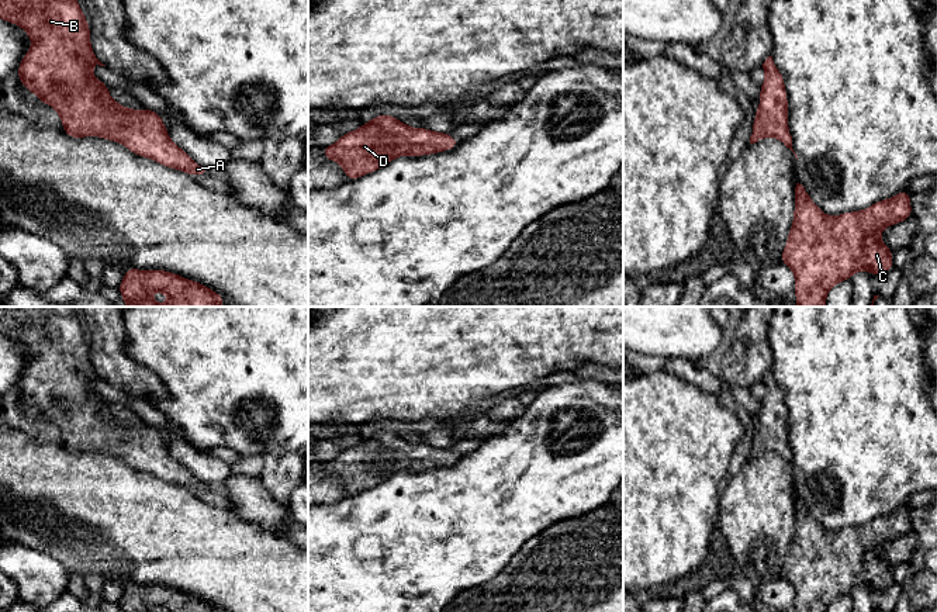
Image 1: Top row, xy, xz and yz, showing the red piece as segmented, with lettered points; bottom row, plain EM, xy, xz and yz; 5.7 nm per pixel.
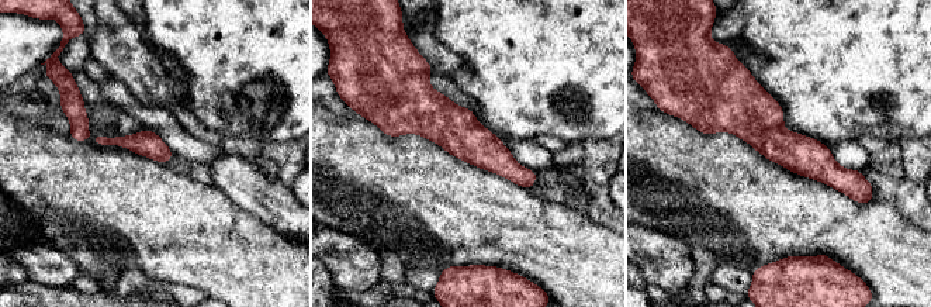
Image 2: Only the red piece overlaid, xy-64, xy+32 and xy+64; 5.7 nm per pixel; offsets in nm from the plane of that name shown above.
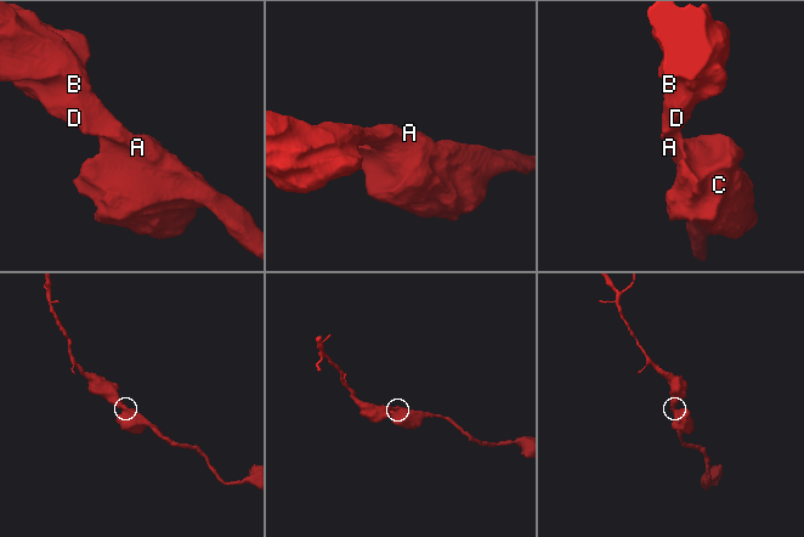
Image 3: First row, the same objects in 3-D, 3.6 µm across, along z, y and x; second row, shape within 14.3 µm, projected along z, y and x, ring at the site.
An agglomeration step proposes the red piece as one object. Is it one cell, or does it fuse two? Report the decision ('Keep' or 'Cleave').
Keep

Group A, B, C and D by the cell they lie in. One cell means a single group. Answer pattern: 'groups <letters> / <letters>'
groups A B C D

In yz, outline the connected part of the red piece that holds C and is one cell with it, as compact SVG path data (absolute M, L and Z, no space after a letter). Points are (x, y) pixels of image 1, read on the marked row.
M799 183L795 187L795 198L793 222L781 262L795 273L796 307L824 307L830 288L843 280L851 280L851 276L858 270L881 276L893 269L893 249L879 239L879 234L886 227L912 218L909 190L888 200L877 201L867 210L836 217L823 214Z

